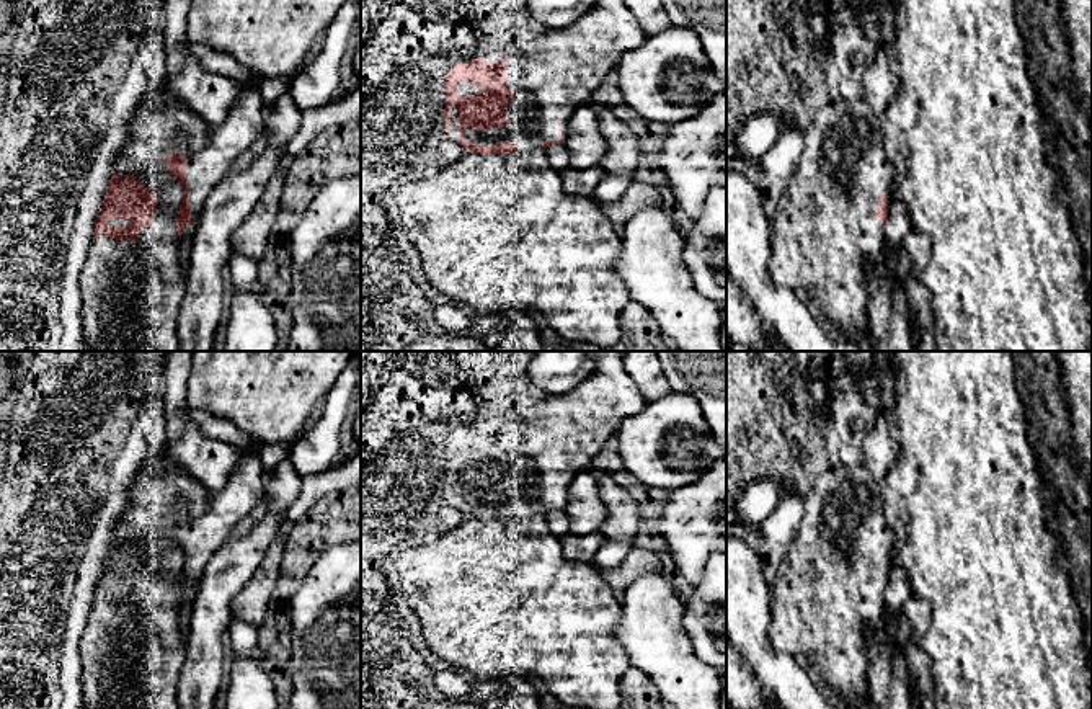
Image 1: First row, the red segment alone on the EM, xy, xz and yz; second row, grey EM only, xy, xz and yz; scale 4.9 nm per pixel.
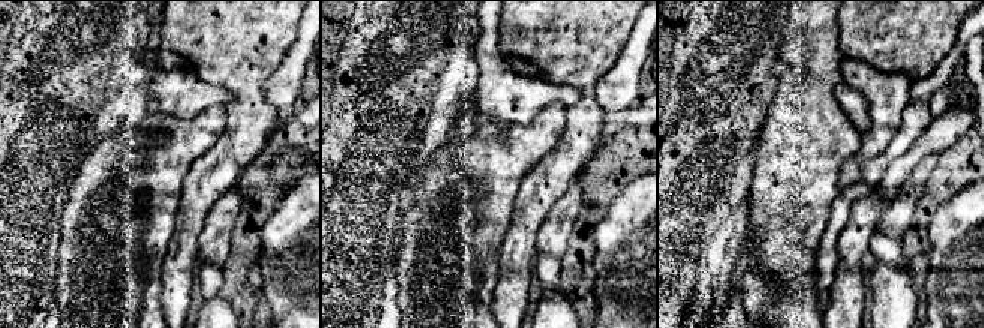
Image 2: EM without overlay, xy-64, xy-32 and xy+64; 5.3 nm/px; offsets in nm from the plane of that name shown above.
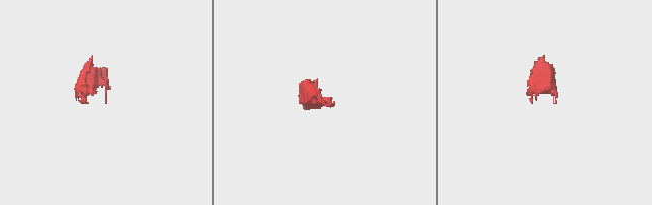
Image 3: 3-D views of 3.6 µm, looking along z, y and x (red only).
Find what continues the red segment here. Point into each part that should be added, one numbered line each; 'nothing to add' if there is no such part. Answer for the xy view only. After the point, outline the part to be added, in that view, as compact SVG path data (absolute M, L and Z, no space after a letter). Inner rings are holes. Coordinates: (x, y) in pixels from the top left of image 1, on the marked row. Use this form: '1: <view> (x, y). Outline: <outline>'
1: xy (226, 142). Outline: M191 44L189 49L202 69L246 85L245 95L230 108L225 121L217 126L209 124L206 145L188 155L191 212L199 221L214 185L240 155L255 147L264 126L264 103L258 91L261 77L240 65L232 56L199 44Z
2: xy (131, 294). Outline: M162 211L137 243L93 237L78 278L90 351L181 351L176 320L186 283L178 252L178 216Z

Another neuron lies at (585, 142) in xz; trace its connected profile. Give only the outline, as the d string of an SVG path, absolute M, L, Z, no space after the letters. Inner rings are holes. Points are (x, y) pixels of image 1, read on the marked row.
M584 103L570 118L563 145L570 155L570 168L597 167L606 155L606 139L599 127L597 109Z

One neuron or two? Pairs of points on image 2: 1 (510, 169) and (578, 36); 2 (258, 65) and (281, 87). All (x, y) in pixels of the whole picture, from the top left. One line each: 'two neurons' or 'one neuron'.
1: two neurons
2: two neurons

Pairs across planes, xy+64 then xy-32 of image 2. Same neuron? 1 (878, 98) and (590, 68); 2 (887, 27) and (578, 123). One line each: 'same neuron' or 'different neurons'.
1: different neurons
2: same neuron

